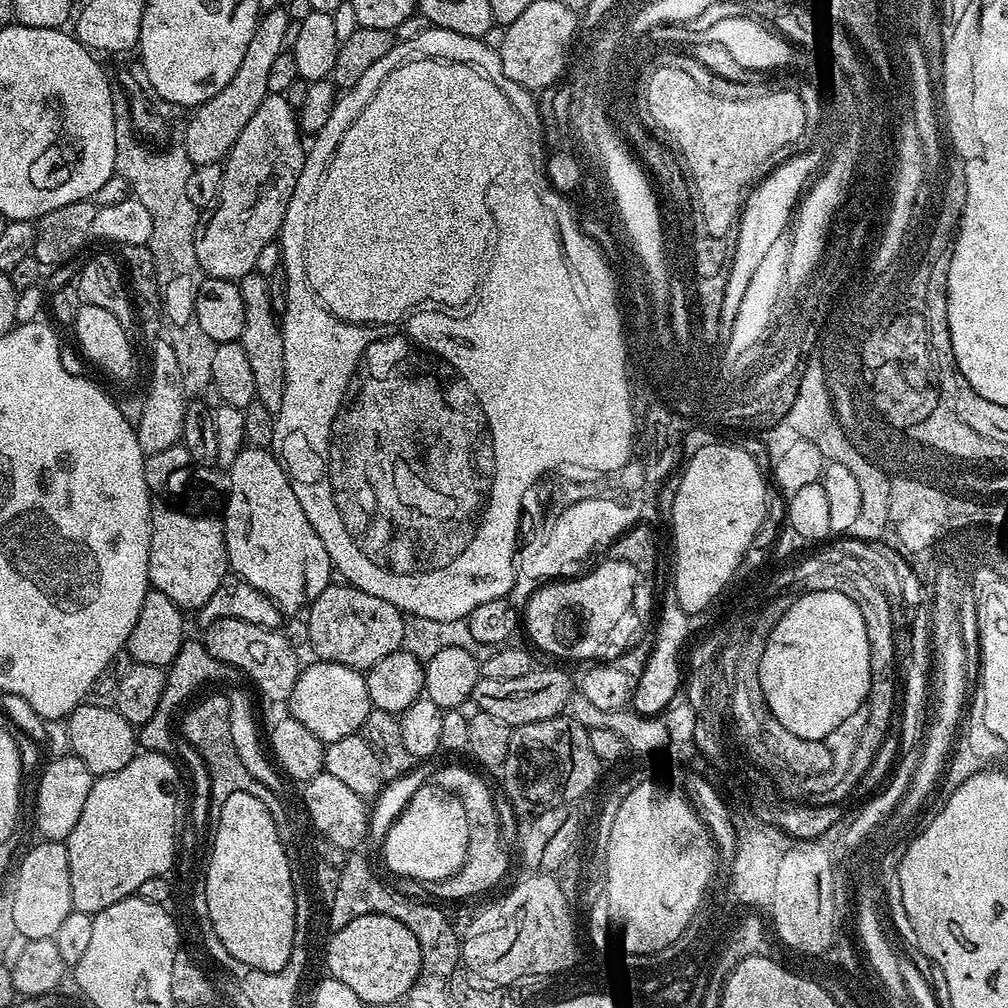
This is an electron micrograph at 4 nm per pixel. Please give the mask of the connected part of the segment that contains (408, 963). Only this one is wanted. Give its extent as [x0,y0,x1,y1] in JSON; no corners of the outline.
[328,913,421,1005]

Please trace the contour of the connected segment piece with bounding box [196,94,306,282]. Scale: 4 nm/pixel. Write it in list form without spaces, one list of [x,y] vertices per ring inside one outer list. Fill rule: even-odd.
[[[269,94],[258,106],[258,110],[246,122],[242,134],[234,142],[222,164],[220,177],[220,199],[211,209],[212,217],[208,225],[199,233],[196,241],[196,257],[201,273],[213,280],[243,281],[247,272],[253,271],[258,262],[258,254],[267,243],[275,241],[281,235],[280,227],[286,214],[286,206],[294,194],[294,186],[304,173],[304,144],[300,141],[302,129],[298,123],[298,112],[288,105],[289,97],[284,94]]]

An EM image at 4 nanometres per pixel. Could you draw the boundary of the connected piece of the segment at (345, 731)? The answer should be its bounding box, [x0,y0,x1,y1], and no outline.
[286,663,373,745]

